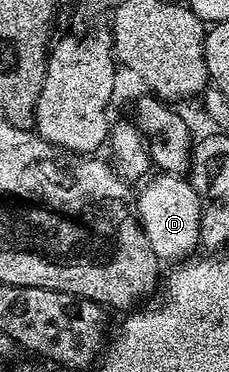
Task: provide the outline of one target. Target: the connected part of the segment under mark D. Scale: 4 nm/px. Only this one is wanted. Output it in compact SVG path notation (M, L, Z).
M156 173L144 185L145 187L135 196L134 206L136 214L140 216L140 222L144 224L150 249L154 249L156 258L161 261L187 260L195 252L192 250L200 247L201 192L196 191L183 175Z

